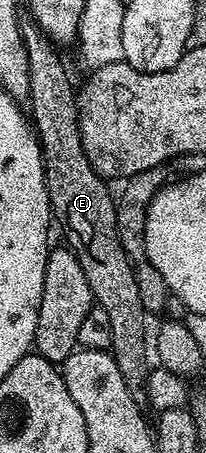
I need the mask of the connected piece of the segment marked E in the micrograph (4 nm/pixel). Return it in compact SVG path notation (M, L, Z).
M20 17L19 27L25 52L29 56L29 114L43 152L43 171L51 213L54 221L63 225L67 233L66 245L77 256L81 272L85 272L85 280L89 280L94 305L105 308L105 313L109 315L109 353L117 360L117 368L121 368L125 384L129 384L131 391L139 392L146 387L149 373L149 330L147 334L147 318L135 279L136 267L118 238L116 199L107 187L110 185L93 168L93 164L89 164L89 156L81 144L77 90L71 87L71 78L55 51L58 50L56 43L30 17Z

